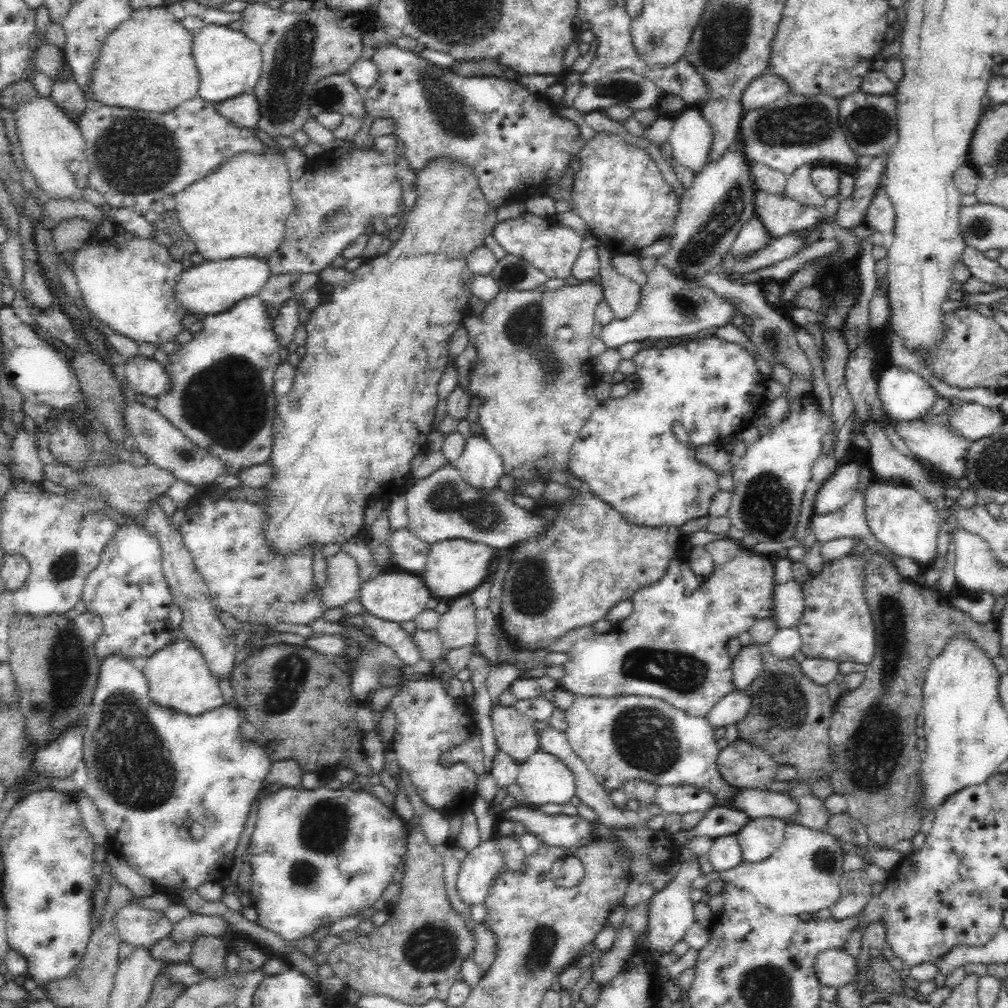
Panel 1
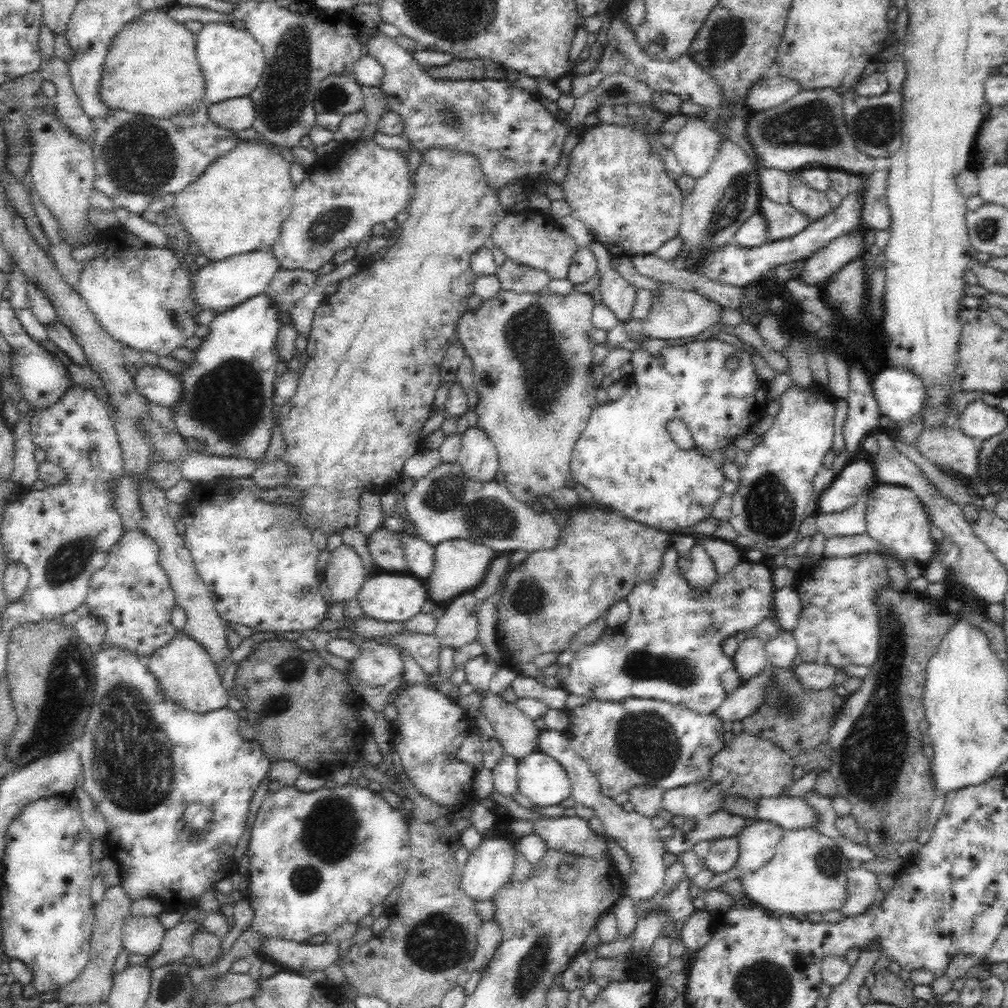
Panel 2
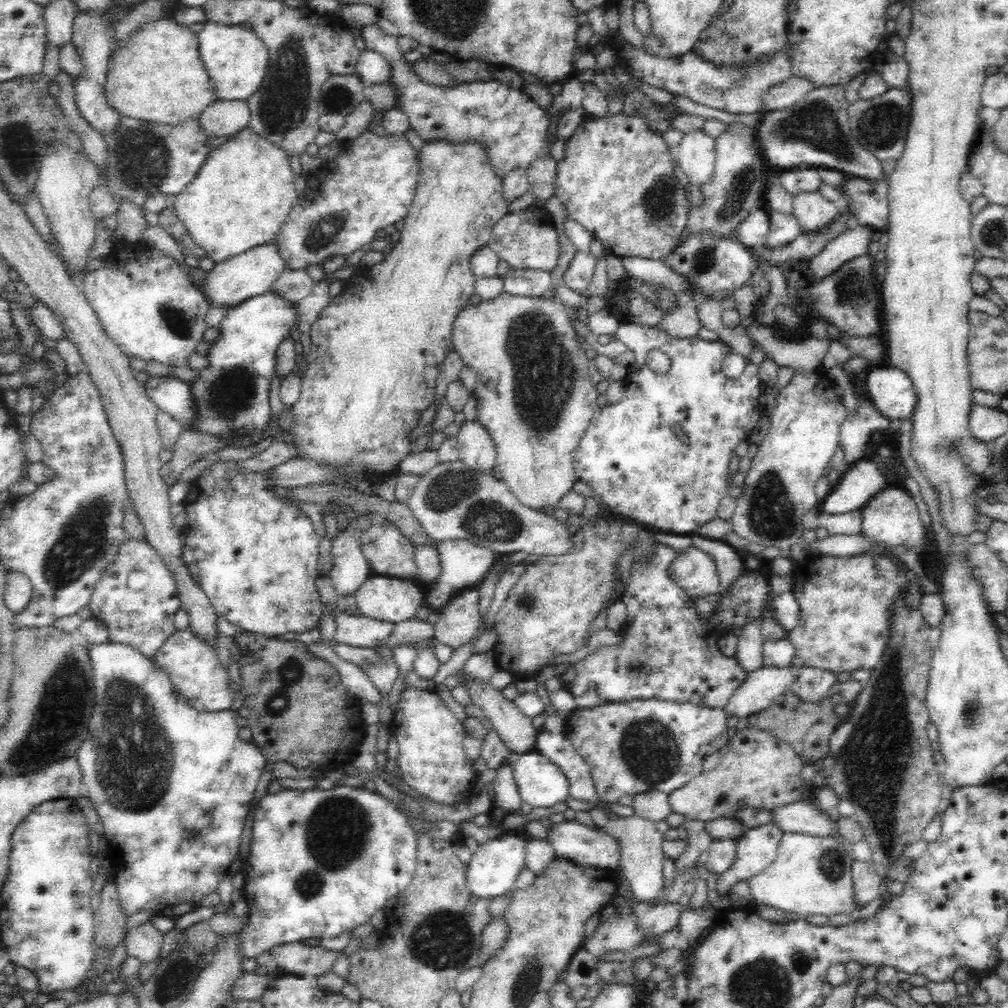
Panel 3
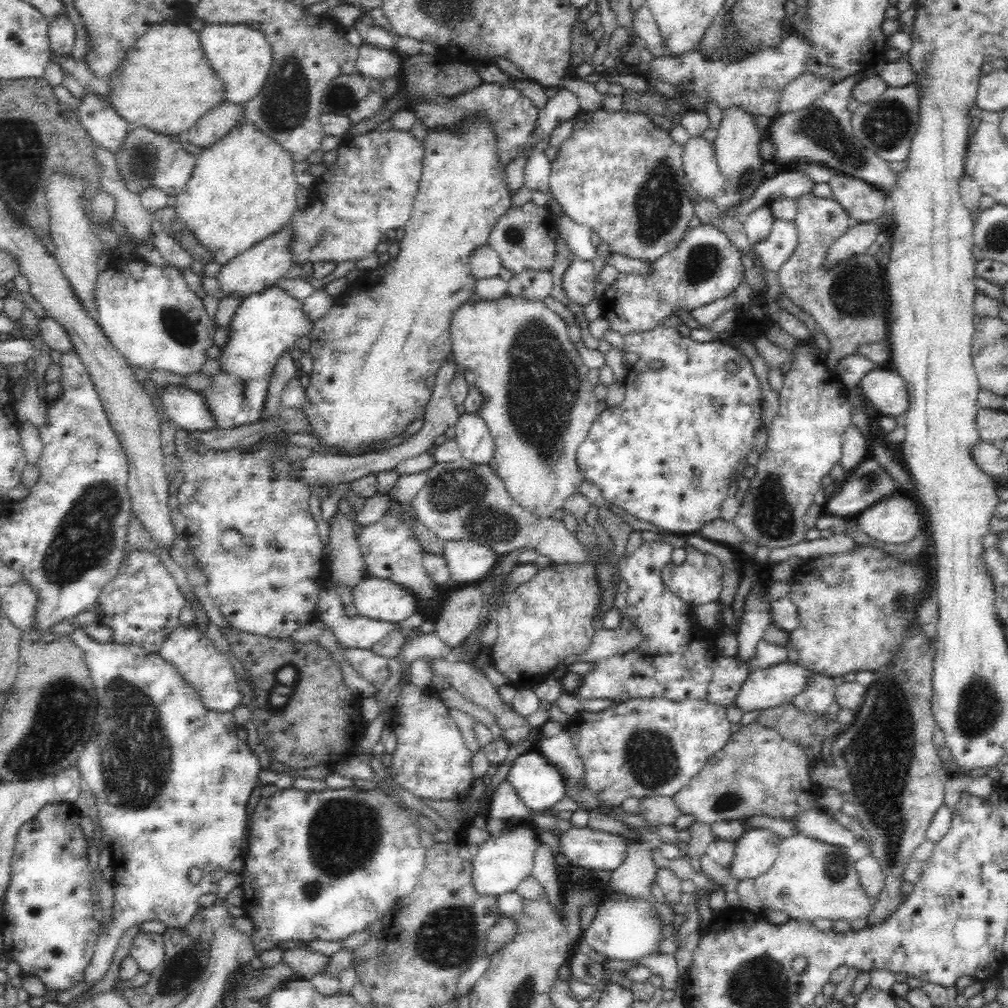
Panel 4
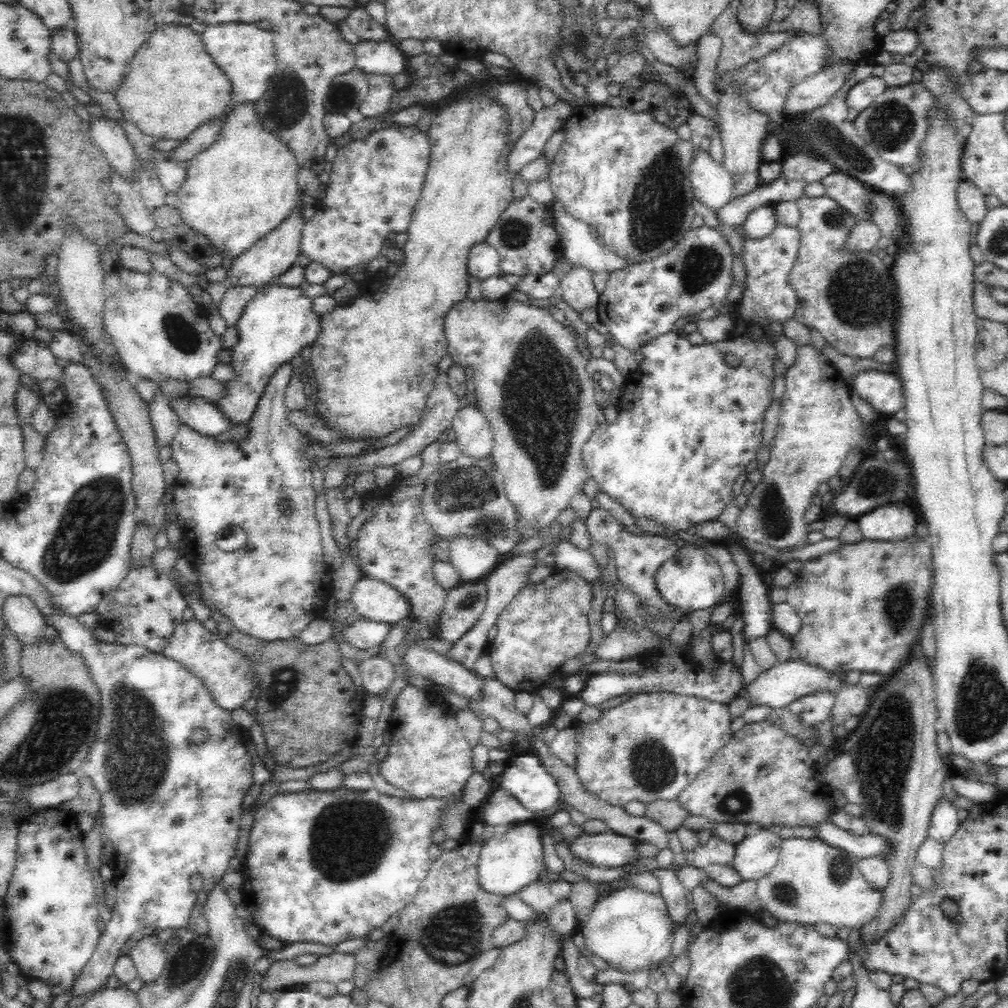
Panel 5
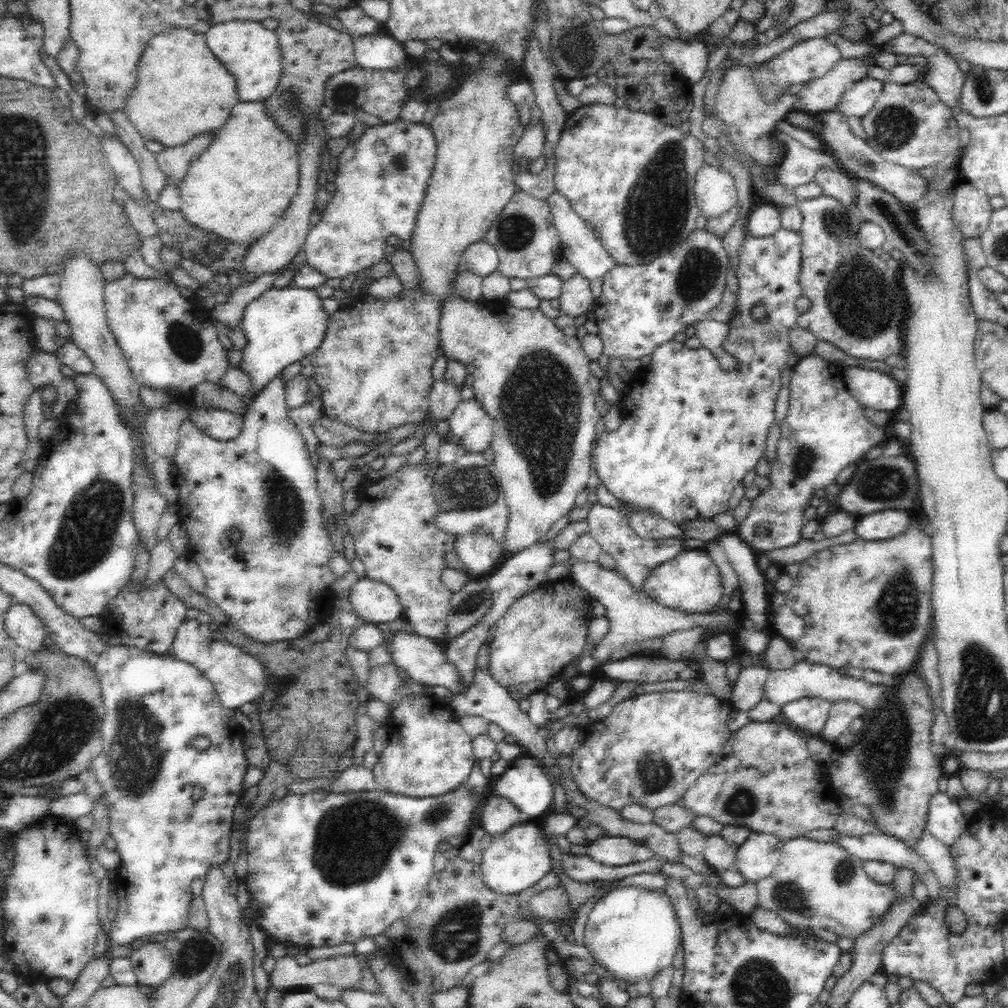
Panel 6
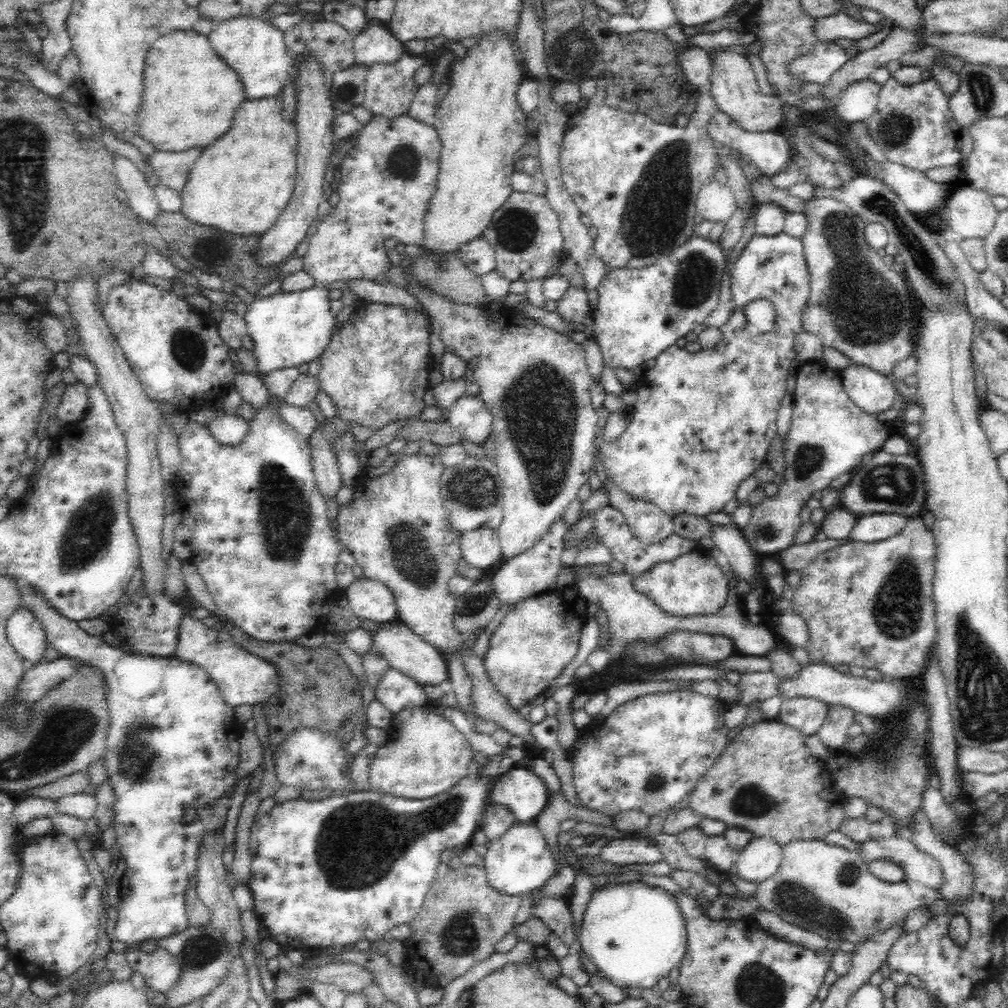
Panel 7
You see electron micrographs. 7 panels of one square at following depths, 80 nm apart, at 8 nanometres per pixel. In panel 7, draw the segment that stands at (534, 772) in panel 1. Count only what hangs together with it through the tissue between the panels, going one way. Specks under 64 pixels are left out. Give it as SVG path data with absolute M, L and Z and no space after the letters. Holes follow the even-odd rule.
M525 760L500 775L489 792L489 802L512 810L518 823L530 823L542 812L549 796L546 783L536 776Z

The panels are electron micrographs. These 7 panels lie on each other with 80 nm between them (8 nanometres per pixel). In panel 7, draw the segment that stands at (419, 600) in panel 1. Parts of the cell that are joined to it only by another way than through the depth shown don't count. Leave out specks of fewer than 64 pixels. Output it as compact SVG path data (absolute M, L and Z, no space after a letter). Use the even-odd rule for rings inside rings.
M356 578L343 594L349 600L351 611L362 621L389 623L398 620L393 592L380 581Z

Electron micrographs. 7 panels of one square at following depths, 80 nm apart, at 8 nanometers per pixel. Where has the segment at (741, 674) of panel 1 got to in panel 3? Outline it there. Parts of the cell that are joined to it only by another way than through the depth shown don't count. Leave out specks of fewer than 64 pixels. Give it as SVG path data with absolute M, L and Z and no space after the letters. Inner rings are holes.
M762 617L748 621L742 627L742 635L737 638L737 651L733 656L746 672L752 672L763 666L762 645L765 640L760 631L760 624Z

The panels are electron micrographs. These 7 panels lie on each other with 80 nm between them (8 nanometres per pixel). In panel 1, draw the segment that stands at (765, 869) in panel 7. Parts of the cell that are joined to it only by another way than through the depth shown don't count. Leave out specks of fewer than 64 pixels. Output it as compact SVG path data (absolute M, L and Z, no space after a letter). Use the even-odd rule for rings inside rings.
M779 818L749 819L735 835L737 837L743 862L766 860L782 844L787 824Z

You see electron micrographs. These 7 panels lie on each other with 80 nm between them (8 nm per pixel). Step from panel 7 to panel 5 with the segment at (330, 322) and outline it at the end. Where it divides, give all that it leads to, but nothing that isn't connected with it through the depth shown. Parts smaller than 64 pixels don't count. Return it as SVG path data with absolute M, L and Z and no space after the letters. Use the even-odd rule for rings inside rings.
M272 284L263 288L246 304L235 324L238 344L230 349L233 360L229 365L234 369L236 378L224 382L226 394L214 402L222 413L226 413L230 423L246 424L272 374L280 366L290 363L303 348L315 344L314 340L318 338L321 329L320 318L312 309L310 298L303 294L301 288Z

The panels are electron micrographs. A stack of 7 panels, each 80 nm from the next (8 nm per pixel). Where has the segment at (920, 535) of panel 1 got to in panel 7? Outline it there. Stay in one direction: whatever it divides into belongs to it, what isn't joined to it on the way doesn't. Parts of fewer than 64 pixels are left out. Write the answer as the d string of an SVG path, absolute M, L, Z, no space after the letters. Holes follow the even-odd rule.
M872 513L859 515L849 538L858 542L878 542L898 534L907 523L908 517L901 514Z

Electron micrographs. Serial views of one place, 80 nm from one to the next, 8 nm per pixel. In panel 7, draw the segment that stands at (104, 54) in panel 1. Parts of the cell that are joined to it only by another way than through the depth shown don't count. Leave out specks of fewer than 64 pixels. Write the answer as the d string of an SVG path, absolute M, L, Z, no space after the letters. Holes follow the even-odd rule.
M176 30L155 38L146 54L142 80L142 102L136 112L138 133L150 142L156 151L180 152L190 148L206 148L216 142L226 130L230 130L238 106L246 100L242 80L218 56L208 40L208 34L190 30Z

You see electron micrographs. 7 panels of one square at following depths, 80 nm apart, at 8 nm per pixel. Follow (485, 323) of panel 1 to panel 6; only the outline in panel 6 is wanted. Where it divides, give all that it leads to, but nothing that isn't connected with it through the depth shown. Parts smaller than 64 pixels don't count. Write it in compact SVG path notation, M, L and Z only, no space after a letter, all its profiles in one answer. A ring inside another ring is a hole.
M448 296L441 304L441 315L439 318L439 333L441 346L445 350L445 356L454 358L464 365L472 364L475 366L472 375L474 398L482 405L482 408L492 417L493 439L491 447L495 455L493 460L496 470L500 472L500 489L505 495L505 503L508 509L507 525L503 532L503 548L508 552L516 553L523 551L525 548L537 543L538 538L546 532L556 520L567 514L574 508L575 499L578 494L586 488L588 478L590 478L590 470L592 470L590 462L590 448L595 440L595 426L600 420L598 411L596 411L595 396L592 393L588 378L590 378L589 360L583 352L580 340L566 336L554 324L552 318L544 315L540 309L520 309L505 301L486 301L472 302L464 300L461 297Z

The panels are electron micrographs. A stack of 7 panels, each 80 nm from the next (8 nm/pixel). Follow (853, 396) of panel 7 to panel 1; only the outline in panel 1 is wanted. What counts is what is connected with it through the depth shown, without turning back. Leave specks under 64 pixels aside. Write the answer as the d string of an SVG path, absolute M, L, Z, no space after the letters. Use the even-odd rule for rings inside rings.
M890 365L877 380L877 393L885 418L920 419L938 398L917 372Z

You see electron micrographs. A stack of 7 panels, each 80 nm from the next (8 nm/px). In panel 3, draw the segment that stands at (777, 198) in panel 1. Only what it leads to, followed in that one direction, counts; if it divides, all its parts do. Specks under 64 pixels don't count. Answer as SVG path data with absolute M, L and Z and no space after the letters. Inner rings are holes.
M766 207L770 218L770 231L765 246L776 249L790 245L800 234L800 225L794 214L782 214Z

